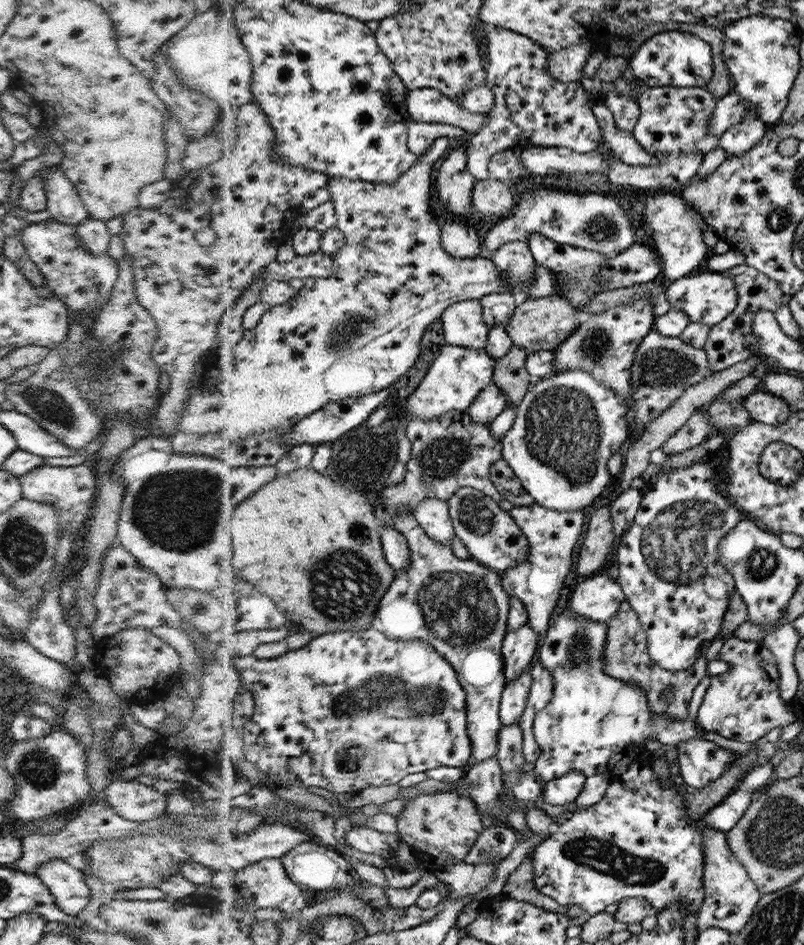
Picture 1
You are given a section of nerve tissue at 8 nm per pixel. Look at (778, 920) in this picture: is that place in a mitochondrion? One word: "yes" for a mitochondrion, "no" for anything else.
yes

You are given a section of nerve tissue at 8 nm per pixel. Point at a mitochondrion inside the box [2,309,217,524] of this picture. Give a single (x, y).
(50, 405)

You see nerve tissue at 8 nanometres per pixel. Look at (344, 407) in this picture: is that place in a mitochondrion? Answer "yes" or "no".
no

